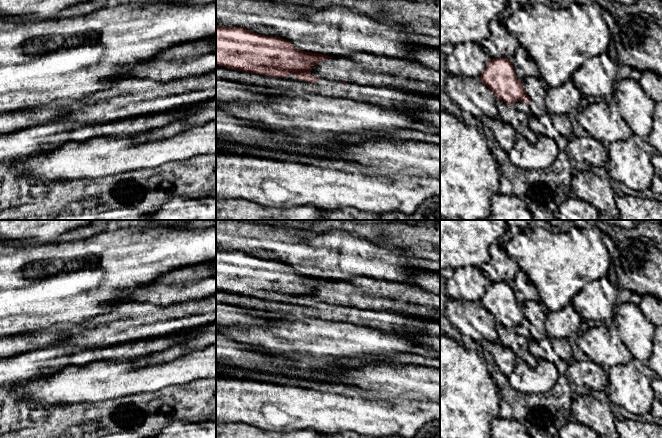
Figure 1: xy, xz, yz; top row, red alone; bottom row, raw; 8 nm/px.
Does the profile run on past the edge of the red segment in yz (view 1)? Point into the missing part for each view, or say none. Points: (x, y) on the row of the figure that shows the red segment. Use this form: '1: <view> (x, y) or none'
1: none

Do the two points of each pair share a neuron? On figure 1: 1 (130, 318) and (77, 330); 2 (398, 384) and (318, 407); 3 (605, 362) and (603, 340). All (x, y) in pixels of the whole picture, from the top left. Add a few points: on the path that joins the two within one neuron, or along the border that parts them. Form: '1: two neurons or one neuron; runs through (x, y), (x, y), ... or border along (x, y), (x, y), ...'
1: one neuron; runs through (117, 331), (90, 332)
2: two neurons; border along (375, 398), (398, 403)
3: one neuron; runs through (605, 357), (603, 345)

